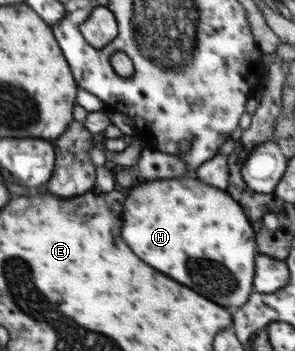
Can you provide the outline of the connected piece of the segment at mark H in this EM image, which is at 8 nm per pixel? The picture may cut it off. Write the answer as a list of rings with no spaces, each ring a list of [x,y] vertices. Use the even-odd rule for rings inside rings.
[[[157,179],[132,188],[123,208],[121,235],[137,257],[225,309],[245,305],[249,293],[254,292],[253,263],[258,249],[255,247],[255,231],[241,205],[231,195],[197,179]]]

